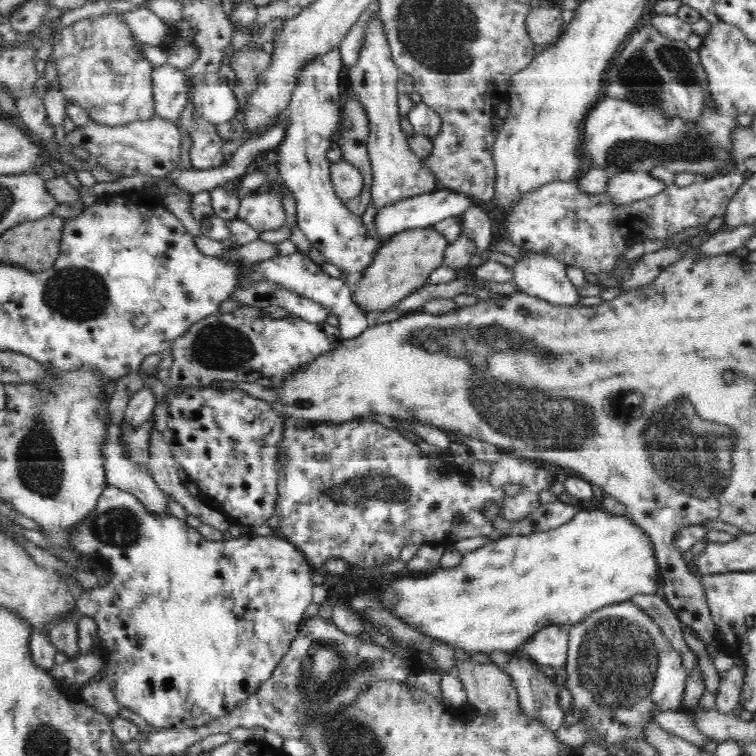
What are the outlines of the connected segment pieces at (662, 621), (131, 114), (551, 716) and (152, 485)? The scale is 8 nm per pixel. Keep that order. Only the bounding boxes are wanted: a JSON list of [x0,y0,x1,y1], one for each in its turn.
[[631,594,699,671],[47,11,156,126],[487,652,567,732],[102,440,168,514]]

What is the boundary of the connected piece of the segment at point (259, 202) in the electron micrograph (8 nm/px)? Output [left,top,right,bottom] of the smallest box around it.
[238,192,286,233]

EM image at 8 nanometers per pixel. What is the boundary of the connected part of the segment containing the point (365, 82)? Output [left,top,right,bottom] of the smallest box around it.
[349,15,436,212]

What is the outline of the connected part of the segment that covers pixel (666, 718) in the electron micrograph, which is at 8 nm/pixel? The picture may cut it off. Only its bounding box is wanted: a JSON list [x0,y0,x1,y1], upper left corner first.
[652,710,709,747]

